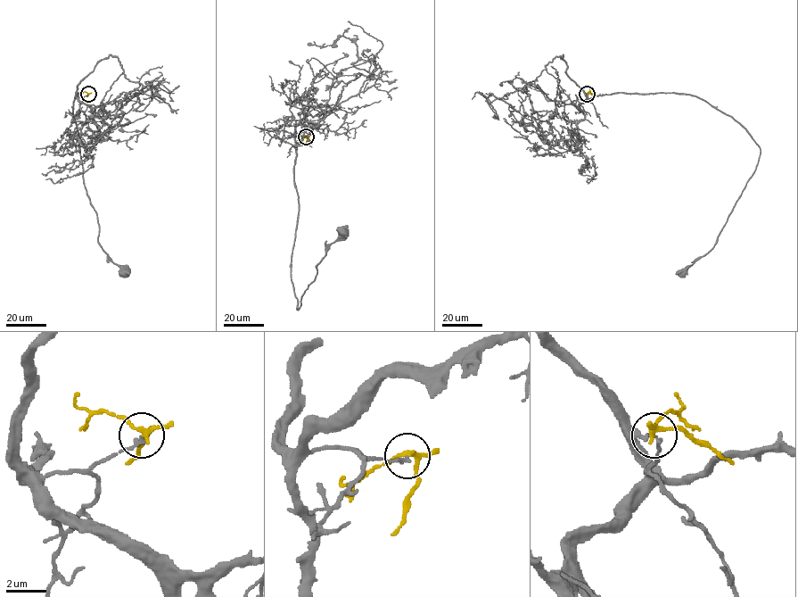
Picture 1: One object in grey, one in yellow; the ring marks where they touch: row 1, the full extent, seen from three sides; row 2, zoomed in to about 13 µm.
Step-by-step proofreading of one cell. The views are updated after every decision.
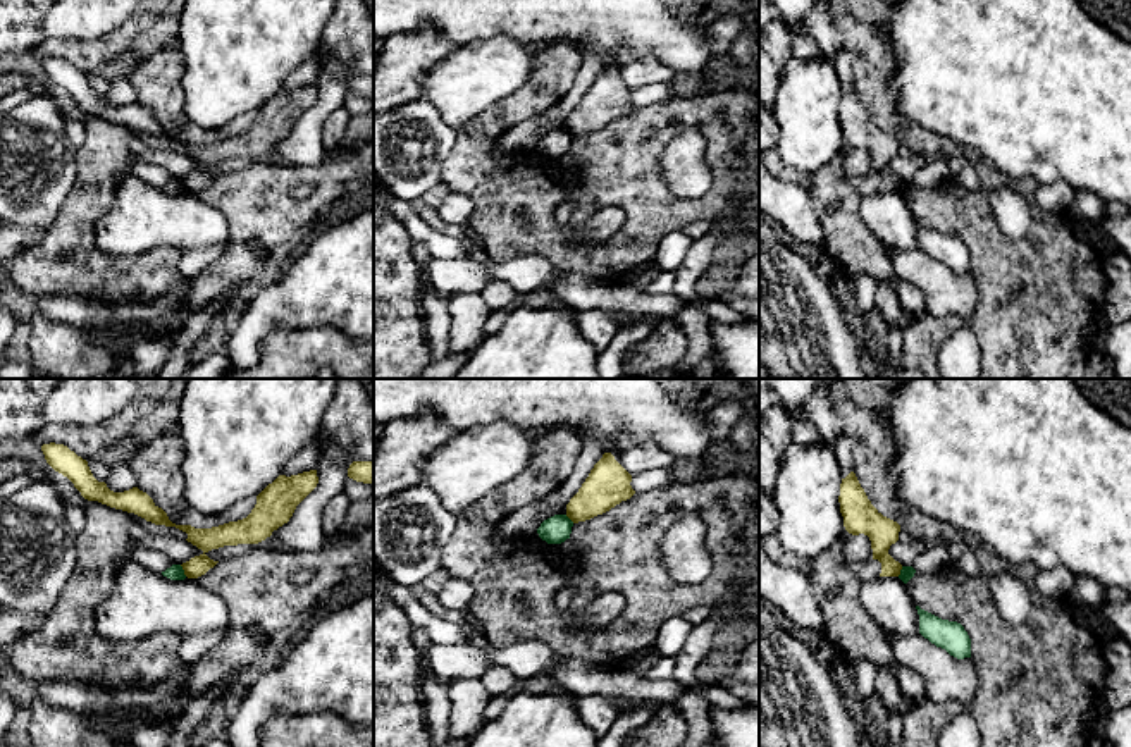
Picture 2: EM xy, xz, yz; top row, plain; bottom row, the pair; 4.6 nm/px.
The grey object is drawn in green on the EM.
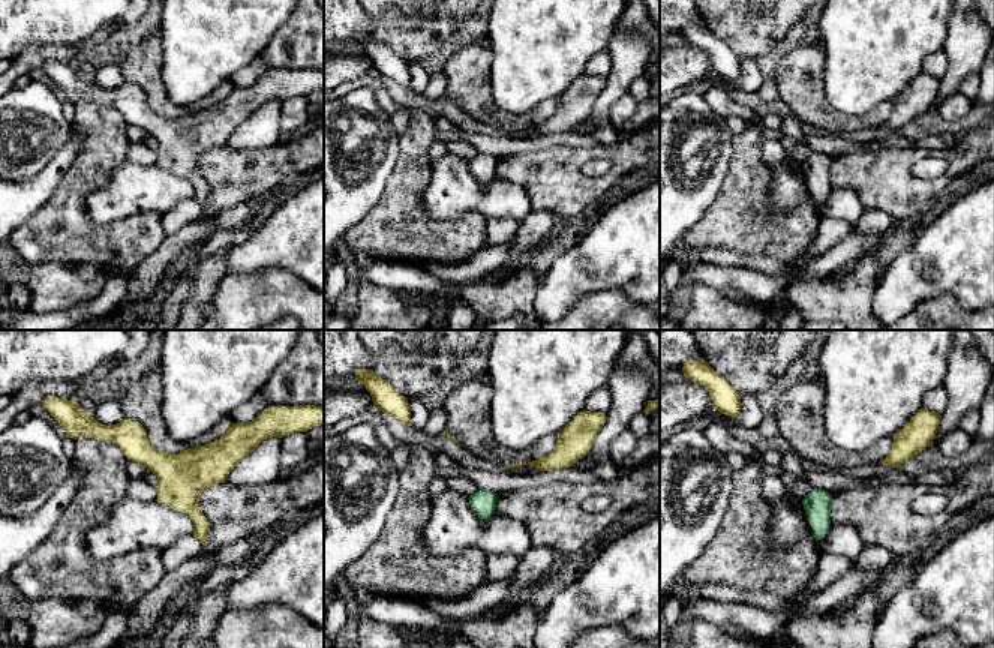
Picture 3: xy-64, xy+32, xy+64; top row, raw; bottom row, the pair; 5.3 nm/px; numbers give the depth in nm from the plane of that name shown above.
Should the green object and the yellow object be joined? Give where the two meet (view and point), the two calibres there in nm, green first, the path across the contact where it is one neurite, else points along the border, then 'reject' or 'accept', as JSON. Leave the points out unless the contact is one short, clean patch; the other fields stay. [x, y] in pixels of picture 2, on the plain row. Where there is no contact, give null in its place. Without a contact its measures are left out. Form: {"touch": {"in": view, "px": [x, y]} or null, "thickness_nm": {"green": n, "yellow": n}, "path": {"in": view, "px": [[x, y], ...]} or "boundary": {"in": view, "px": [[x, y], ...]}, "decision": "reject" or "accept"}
{"touch": {"in": "xy", "px": [183, 185]}, "thickness_nm": {"green": 70, "yellow": 110}, "boundary": {"in": "xy", "px": [[179, 179], [186, 190]]}, "decision": "reject"}

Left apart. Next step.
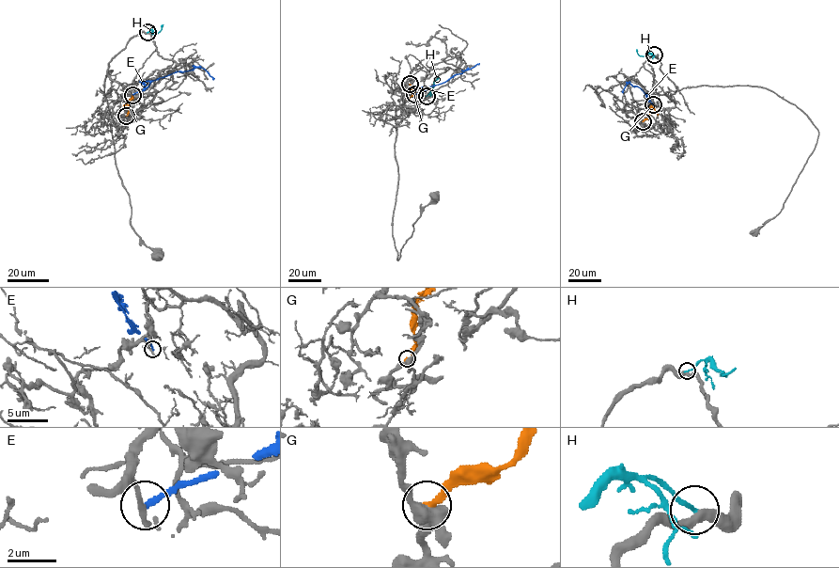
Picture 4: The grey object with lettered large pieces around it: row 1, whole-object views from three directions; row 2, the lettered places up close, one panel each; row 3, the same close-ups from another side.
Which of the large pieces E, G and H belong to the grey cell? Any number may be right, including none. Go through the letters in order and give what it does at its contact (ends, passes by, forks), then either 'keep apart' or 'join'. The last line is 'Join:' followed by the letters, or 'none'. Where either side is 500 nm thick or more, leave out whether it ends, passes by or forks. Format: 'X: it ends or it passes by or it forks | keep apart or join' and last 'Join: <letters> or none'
E: it ends | keep apart
G: it ends | keep apart
H: it ends | keep apart
Join: none

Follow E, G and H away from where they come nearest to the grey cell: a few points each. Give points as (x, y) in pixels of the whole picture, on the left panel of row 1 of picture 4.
E: (132, 95), (145, 89), (152, 81), (196, 67), (204, 69), (214, 78)
G: (126, 116), (132, 97), (123, 108)
H: (147, 32), (152, 29), (157, 34), (163, 24)

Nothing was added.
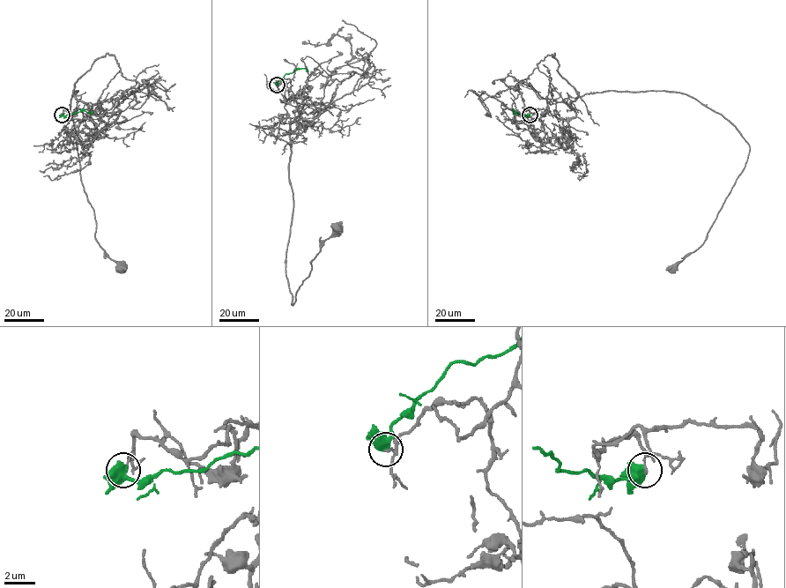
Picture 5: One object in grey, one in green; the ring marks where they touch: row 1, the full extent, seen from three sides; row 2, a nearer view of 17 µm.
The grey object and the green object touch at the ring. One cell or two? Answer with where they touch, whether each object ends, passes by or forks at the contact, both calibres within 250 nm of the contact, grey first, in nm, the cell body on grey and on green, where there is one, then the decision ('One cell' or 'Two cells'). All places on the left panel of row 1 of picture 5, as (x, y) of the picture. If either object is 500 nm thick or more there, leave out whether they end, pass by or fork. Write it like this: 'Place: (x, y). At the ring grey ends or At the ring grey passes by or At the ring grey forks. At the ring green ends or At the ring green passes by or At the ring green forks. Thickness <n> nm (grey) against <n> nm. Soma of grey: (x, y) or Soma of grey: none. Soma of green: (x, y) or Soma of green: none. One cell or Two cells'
Place: (62, 115). At the ring grey ends. At the ring green forks. Thickness 130 nm (grey) against 440 nm. Soma of grey: (122, 268). Soma of green: none. Two cells

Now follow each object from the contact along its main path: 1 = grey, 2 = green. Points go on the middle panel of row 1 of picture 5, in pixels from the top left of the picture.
1: (277, 85), (289, 78), (294, 100), (317, 112), (290, 135), (292, 305), (336, 228)
2: (277, 85), (285, 73), (305, 68), (308, 71)

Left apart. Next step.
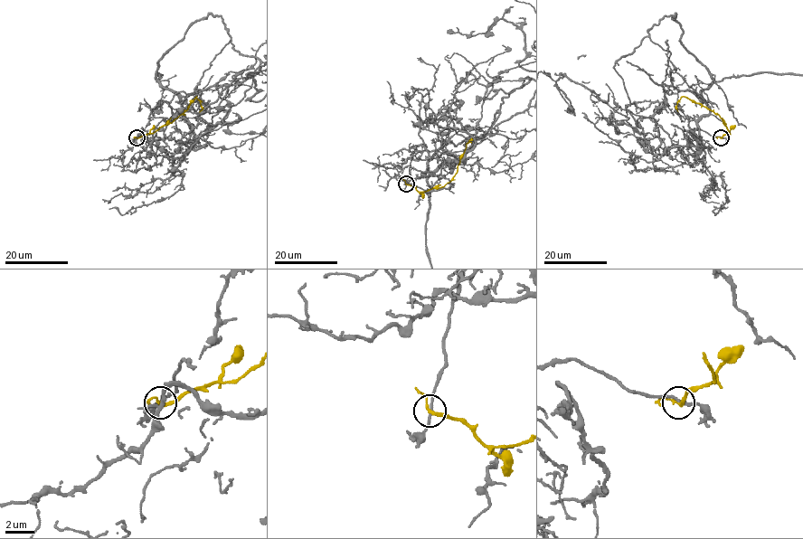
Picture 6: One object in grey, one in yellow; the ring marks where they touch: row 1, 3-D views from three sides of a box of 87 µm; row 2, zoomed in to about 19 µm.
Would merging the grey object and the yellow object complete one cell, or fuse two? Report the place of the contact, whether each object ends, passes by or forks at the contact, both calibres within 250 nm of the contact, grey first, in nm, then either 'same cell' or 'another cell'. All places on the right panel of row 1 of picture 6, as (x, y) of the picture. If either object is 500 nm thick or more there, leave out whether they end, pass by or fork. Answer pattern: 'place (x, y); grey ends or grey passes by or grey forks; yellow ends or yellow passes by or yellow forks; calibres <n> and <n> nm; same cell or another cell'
place (721, 137); grey passes by; yellow passes by; calibres 180 and 220 nm; another cell

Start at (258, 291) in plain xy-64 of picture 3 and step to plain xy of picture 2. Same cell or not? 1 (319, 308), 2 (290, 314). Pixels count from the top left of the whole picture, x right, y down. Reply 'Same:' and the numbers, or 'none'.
Same: none

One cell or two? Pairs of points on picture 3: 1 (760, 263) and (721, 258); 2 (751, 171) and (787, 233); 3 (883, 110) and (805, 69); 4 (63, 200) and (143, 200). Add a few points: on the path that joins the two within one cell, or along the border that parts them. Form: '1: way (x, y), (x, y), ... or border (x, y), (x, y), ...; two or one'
1: way (751, 261), (730, 258); one
2: way (751, 188), (751, 201), (771, 221); one
3: way (858, 120), (831, 119), (807, 95); one
4: border (110, 173), (86, 201), (87, 215), (104, 225); two

